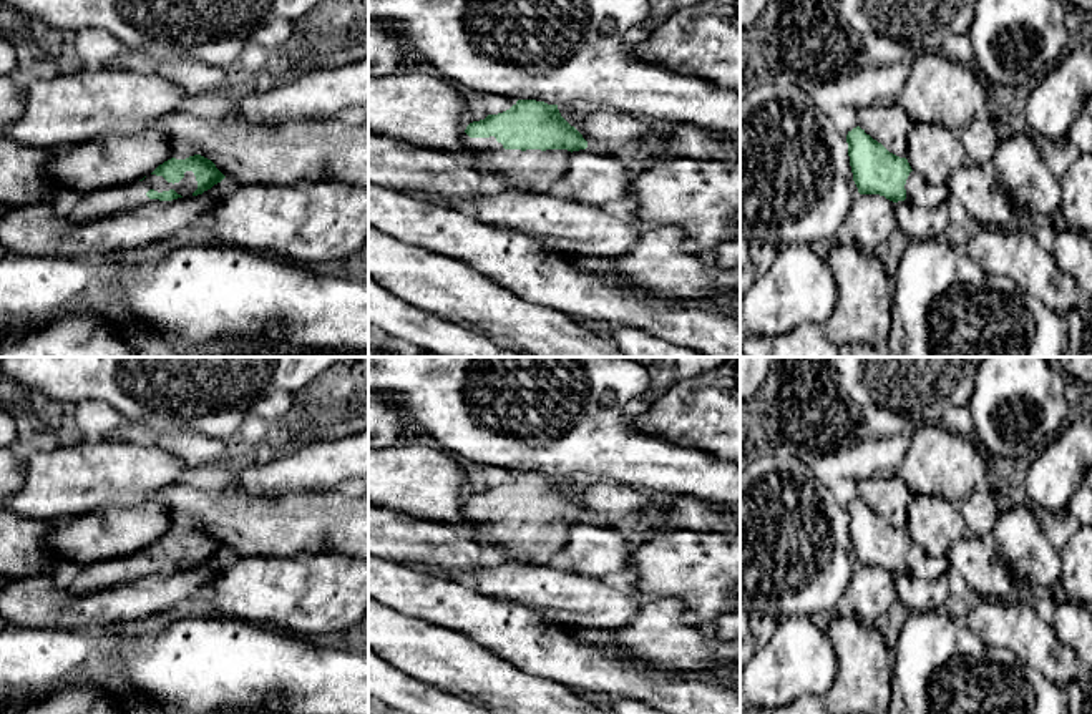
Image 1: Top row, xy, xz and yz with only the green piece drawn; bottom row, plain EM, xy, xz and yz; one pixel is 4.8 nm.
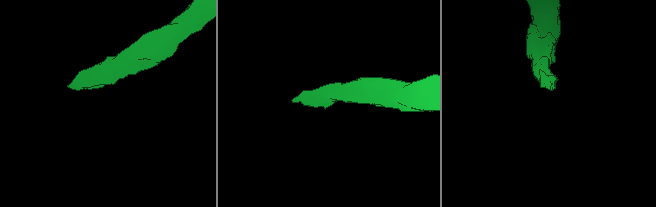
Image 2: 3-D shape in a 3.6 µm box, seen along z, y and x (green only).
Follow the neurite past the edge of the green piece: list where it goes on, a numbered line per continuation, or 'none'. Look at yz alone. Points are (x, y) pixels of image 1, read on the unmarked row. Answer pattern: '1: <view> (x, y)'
1: yz (918, 563)

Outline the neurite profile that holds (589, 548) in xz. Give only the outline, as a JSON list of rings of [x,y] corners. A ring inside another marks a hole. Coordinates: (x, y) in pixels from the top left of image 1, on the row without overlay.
[[[594,521],[573,523],[553,565],[599,578],[627,571],[634,546],[614,528]]]

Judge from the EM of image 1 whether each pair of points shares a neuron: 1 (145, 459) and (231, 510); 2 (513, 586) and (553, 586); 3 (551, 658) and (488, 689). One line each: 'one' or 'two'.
1: two
2: one
3: two

